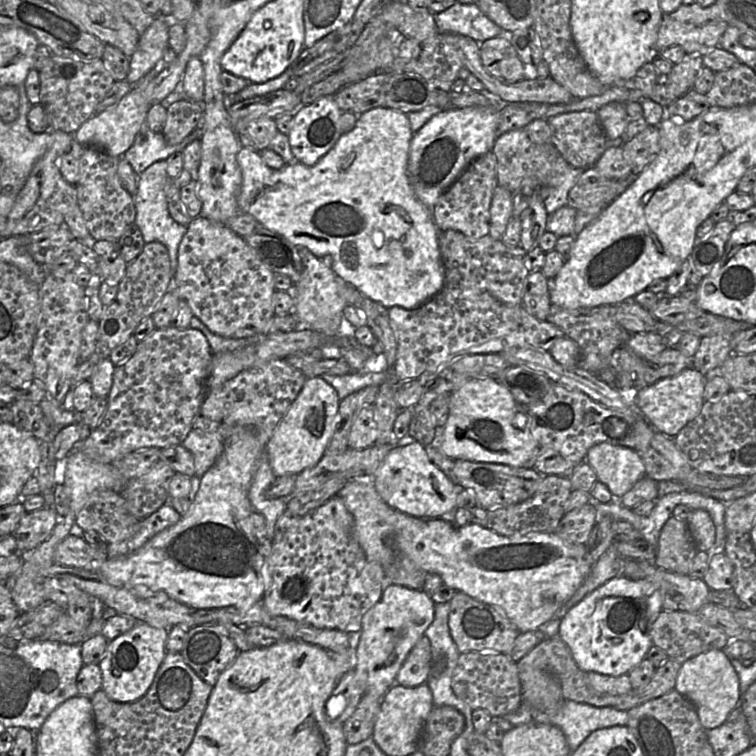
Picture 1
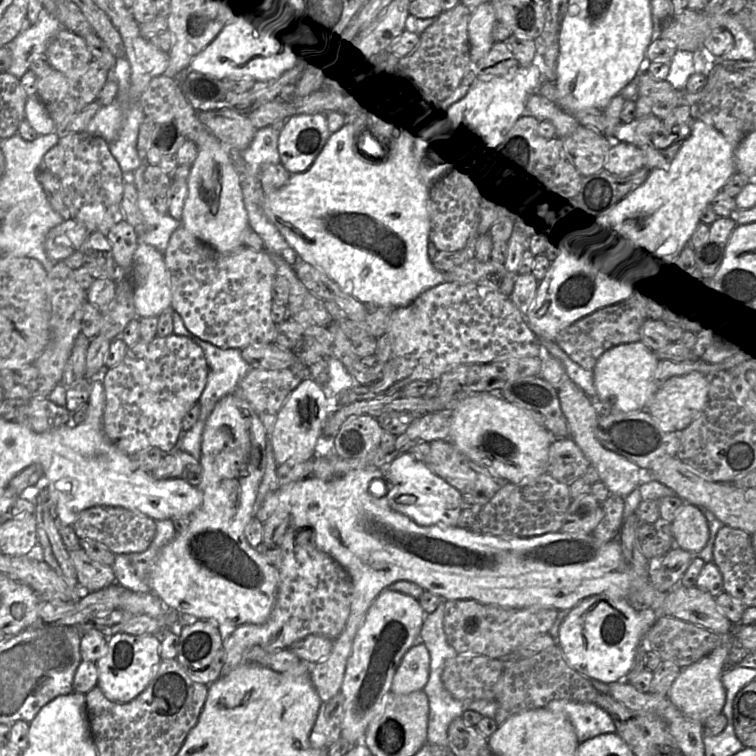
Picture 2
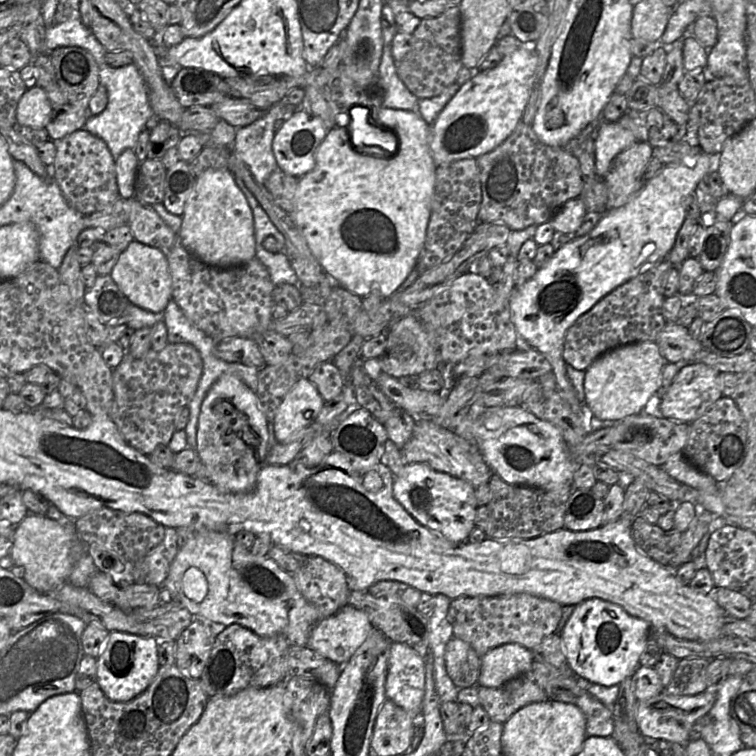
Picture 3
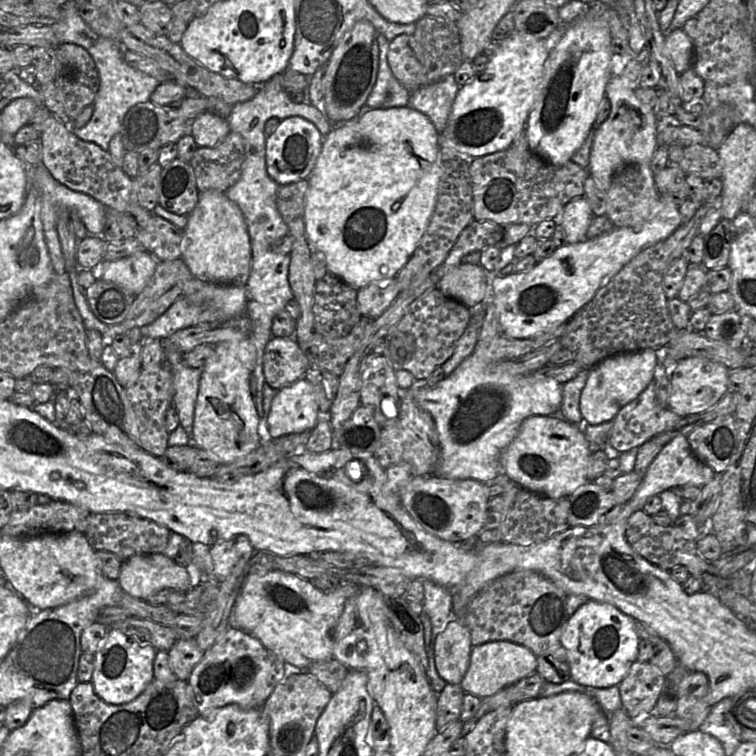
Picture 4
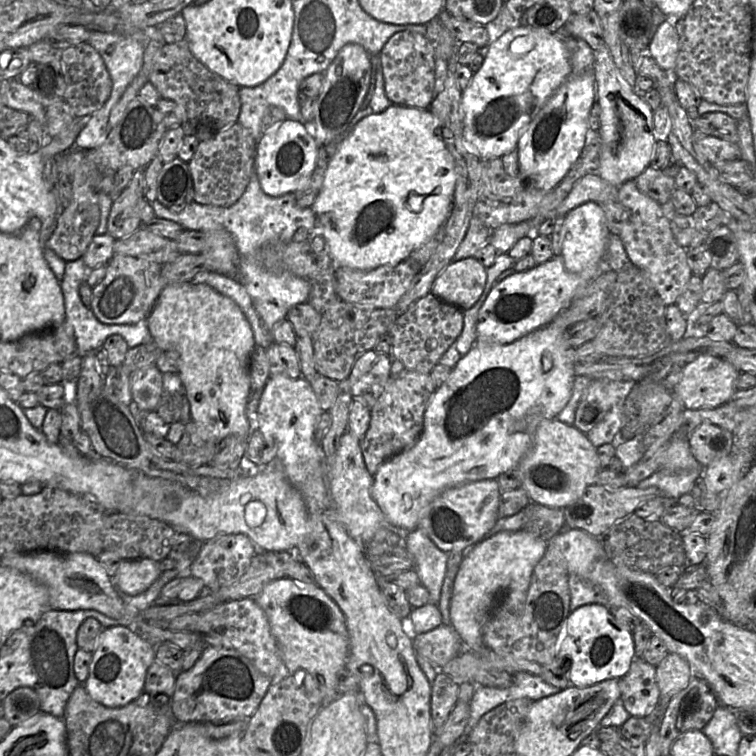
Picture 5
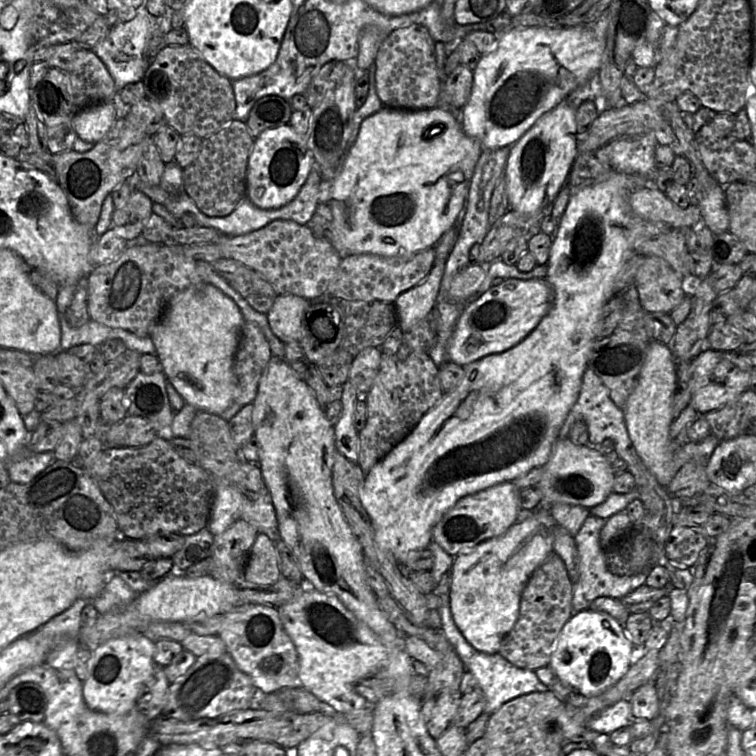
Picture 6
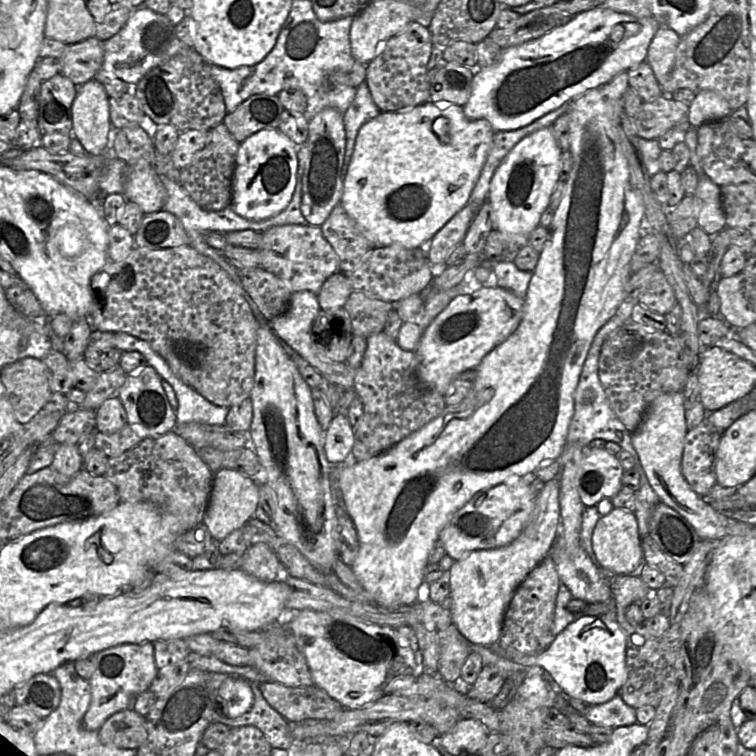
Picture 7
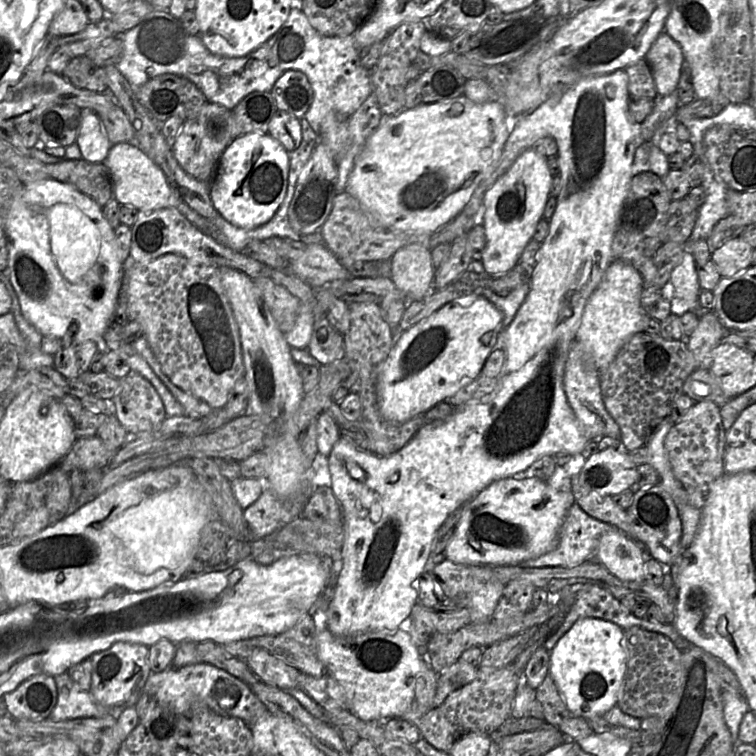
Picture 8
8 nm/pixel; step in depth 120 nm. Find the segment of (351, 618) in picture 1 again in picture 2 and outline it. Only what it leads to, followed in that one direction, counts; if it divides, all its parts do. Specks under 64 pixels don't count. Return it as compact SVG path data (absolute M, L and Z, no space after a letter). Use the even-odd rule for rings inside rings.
M288 528L280 547L283 552L279 566L279 583L275 603L269 618L262 624L245 624L238 626L231 634L224 637L223 647L225 661L222 675L228 674L243 662L243 653L249 647L258 645L265 650L288 649L293 643L308 635L321 635L335 640L345 629L351 608L353 586L348 573L333 558L322 552L312 542L310 530L293 530Z

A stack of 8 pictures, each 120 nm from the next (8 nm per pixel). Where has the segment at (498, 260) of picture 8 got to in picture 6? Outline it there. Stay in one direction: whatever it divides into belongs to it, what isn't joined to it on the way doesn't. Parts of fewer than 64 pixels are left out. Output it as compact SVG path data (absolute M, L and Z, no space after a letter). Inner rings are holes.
M561 102L543 114L510 148L504 168L509 210L531 214L548 208L560 189L567 183L574 160L578 155L576 109Z

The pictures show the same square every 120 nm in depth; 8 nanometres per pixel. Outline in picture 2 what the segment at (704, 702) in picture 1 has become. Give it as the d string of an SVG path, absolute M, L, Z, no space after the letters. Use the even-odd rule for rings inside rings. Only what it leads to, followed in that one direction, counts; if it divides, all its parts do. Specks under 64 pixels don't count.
M730 632L722 636L722 643L707 656L691 665L681 668L667 693L671 702L683 714L702 724L708 718L722 713L726 701L726 691L722 683L722 675L725 671L725 659L732 648L735 634Z

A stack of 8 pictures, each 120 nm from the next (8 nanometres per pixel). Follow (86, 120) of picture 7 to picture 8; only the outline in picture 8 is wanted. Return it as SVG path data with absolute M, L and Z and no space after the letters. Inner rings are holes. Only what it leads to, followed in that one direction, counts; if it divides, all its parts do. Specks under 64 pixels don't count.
M82 110L79 134L76 140L83 160L90 163L104 163L111 143L99 115L91 110Z

